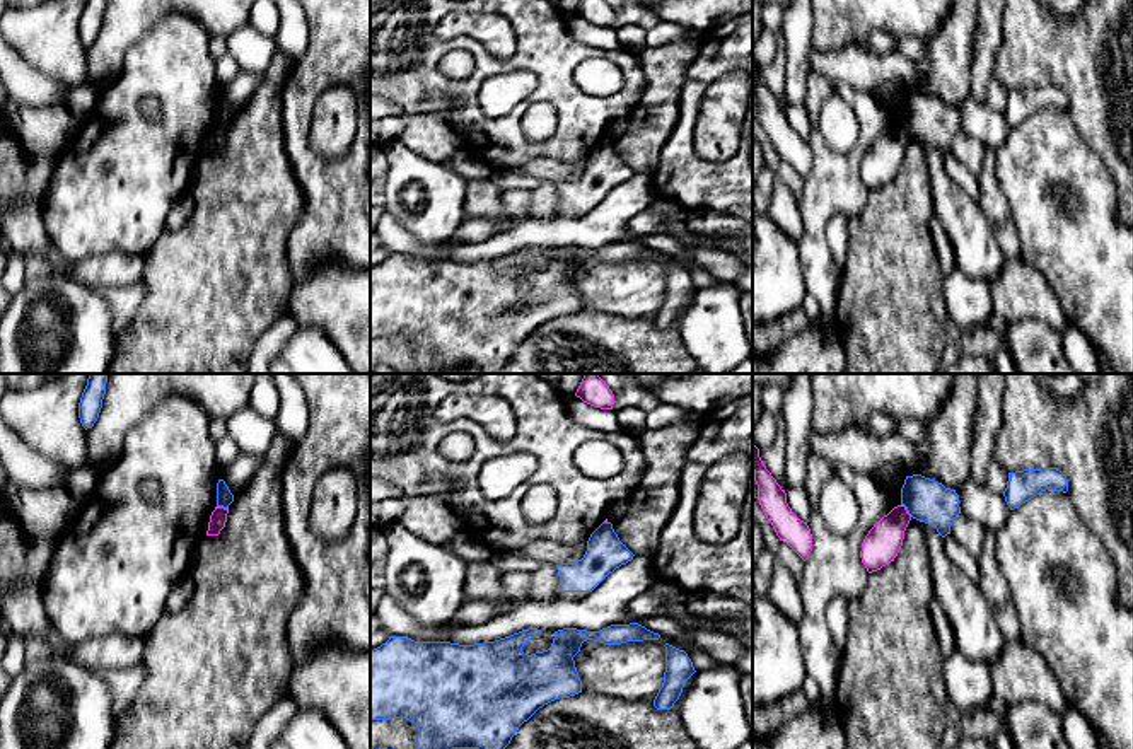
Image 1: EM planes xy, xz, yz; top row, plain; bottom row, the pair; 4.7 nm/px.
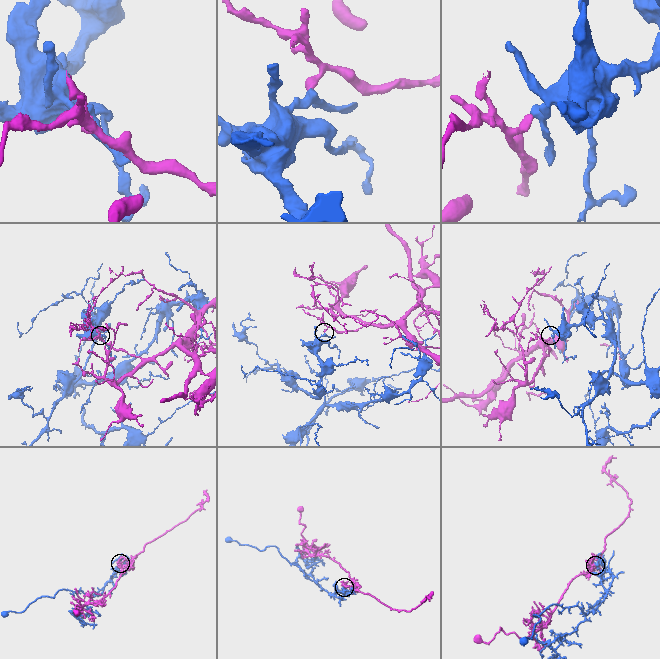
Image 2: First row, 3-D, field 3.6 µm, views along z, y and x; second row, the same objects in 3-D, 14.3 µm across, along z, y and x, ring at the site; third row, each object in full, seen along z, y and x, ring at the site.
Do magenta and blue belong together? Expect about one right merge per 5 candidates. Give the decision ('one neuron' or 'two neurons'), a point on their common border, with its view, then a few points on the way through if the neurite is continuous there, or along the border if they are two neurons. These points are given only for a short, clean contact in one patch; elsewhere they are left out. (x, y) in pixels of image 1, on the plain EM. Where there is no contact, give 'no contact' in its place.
two neurons; meets magenta in yz at (906, 128); border along yz (901, 121), (912, 133)

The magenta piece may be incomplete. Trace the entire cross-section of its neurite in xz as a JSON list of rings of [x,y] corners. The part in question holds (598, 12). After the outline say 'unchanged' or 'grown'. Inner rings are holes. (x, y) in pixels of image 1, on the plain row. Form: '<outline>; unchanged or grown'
[[[580,0],[575,14],[601,27],[613,27],[614,22],[614,12],[606,0]]]; unchanged

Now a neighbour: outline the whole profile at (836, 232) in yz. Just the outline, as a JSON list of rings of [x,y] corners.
[[[834,215],[826,227],[826,241],[834,264],[843,270],[848,253],[848,218]]]

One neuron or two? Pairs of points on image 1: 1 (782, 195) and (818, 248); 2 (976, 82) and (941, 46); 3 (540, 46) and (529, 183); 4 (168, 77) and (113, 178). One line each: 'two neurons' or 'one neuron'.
1: two neurons
2: two neurons
3: two neurons
4: one neuron

